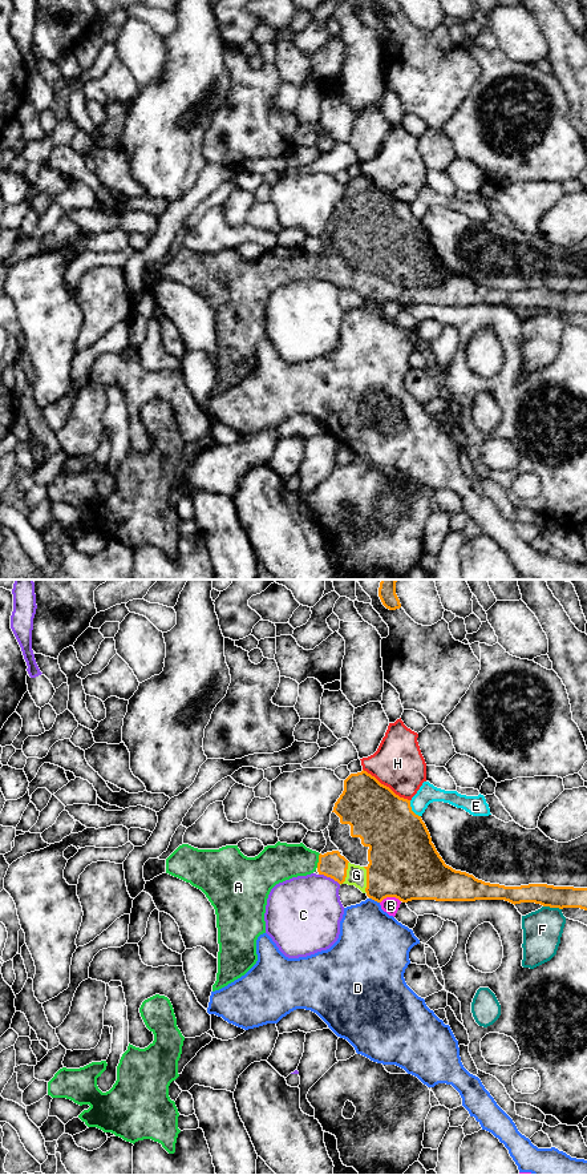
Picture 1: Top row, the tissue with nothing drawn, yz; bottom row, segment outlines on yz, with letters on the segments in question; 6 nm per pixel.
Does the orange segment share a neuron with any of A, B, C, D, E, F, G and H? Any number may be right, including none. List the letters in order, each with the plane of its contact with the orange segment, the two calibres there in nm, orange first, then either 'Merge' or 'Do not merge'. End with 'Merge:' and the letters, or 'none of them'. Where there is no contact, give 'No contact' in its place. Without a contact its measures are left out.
A: Touches orange in yz. Thickness 160 nm (orange) against 220 nm. Merge
B: Touches orange in yz. Thickness 420 nm (orange) against 100 nm. Do not merge
C: Touches orange in yz. Thickness 160 nm (orange) against 420 nm. Do not merge
D: Touches orange in yz. Thickness 380 nm (orange) against 400 nm. Do not merge
E: Touches orange in yz. Thickness 380 nm (orange) against 120 nm. Do not merge
F: Touches orange in yz. Thickness 130 nm (orange) against 240 nm. Do not merge
G: Touches orange in yz. Thickness 420 nm (orange) against 120 nm. Merge
H: Touches orange in yz. Thickness 360 nm (orange) against 300 nm. Do not merge
Merge: A, G

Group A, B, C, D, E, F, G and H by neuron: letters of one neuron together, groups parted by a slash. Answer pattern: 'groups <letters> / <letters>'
groups A G / B / C / D / E / F / H

